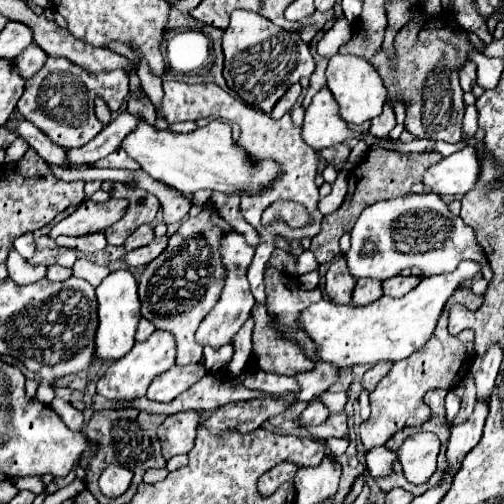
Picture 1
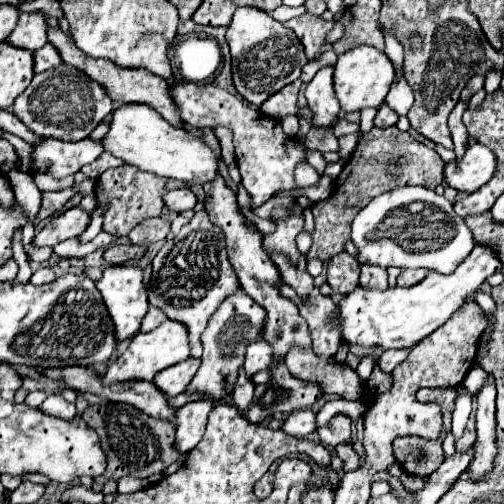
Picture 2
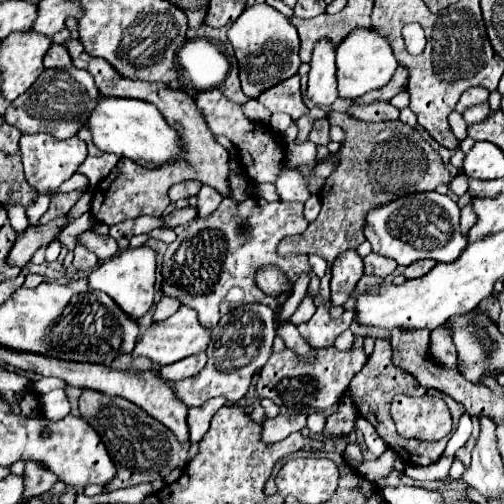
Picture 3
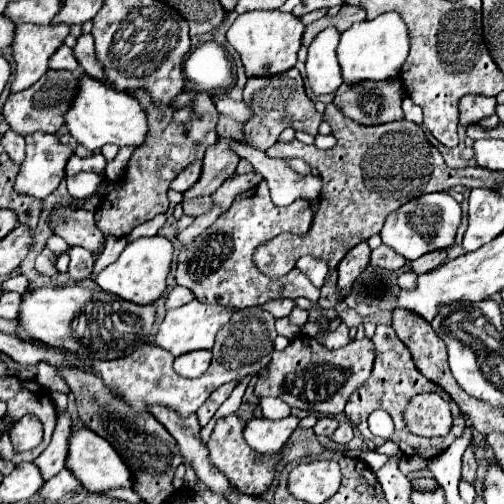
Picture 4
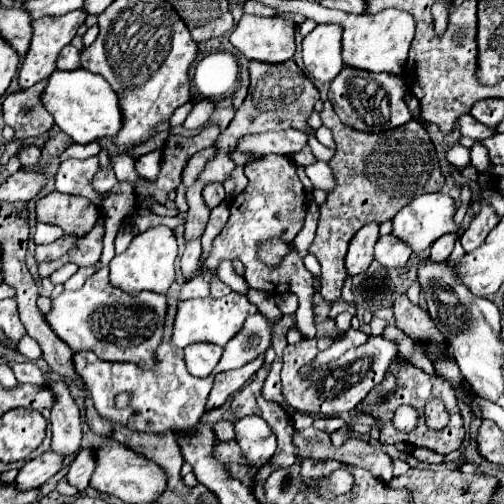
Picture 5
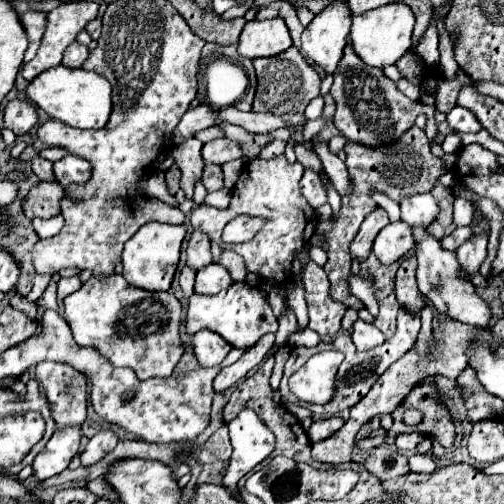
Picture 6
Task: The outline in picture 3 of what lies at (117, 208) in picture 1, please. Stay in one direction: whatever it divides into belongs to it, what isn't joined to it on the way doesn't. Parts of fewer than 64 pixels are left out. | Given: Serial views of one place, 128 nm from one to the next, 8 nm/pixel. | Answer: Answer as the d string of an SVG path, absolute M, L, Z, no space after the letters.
M58 218L58 220L52 220L44 226L28 226L22 234L16 236L12 250L6 256L6 264L8 266L20 266L20 268L26 266L30 262L30 258L34 256L34 252L42 244L48 244L58 236L58 232L64 228L64 224L66 224L66 220Z

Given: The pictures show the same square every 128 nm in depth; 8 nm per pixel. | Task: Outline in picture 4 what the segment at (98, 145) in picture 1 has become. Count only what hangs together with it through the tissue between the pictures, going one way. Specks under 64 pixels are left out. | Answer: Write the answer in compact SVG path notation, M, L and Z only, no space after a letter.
M36 132L26 136L26 160L22 162L14 184L16 192L46 198L64 178L64 166L72 154L72 148L60 144L52 134Z

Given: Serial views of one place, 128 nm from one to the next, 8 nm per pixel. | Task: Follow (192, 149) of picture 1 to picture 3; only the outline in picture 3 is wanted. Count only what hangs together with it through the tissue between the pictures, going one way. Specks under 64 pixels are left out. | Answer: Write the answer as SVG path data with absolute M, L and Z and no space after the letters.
M100 96L94 112L90 112L86 120L86 128L90 130L96 148L100 148L102 152L114 152L118 156L126 156L146 168L162 166L164 162L178 158L180 154L180 138L166 124L158 108L144 100Z

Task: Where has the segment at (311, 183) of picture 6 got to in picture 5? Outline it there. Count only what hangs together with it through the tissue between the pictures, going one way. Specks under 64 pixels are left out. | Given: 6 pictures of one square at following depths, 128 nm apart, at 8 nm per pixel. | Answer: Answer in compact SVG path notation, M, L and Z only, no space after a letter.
M280 130L264 132L264 134L254 134L254 136L242 136L238 140L240 152L252 156L252 158L262 158L267 154L282 154L290 156L300 152L308 144L308 136L300 130Z

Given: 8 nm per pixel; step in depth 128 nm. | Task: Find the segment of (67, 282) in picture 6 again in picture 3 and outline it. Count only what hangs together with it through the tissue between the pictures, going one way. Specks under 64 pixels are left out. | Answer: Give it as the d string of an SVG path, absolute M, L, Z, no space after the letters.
M76 244L76 248L74 248L74 258L72 258L72 266L74 266L78 272L88 272L88 270L92 270L92 268L98 266L98 258L96 258L92 252L88 252L84 246Z

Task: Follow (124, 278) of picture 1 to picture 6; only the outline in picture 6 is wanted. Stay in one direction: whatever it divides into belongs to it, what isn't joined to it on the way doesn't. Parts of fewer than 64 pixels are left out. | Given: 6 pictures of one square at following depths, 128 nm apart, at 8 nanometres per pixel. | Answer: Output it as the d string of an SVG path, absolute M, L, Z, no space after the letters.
M150 222L138 228L138 232L124 244L122 252L122 276L128 280L128 284L144 290L168 290L174 278L174 272L180 262L180 246L186 238L186 226L174 226L174 224L162 224L162 222Z

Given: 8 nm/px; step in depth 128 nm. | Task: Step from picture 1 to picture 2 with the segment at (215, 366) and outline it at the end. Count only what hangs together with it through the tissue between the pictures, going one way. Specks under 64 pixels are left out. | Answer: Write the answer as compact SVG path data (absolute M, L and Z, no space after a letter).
M258 340L252 346L246 346L246 356L244 362L244 369L246 376L252 378L256 372L268 370L272 362L272 344L266 340Z

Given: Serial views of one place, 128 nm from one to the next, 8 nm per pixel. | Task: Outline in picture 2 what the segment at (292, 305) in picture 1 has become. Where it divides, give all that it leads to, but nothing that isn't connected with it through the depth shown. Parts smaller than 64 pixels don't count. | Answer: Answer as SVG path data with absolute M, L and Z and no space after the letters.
M278 284L278 288L282 290L284 296L290 296L300 306L300 314L310 328L314 352L322 358L332 358L340 344L340 330L332 326L328 320L328 316L336 312L336 302L332 298L322 296L318 290L314 290L308 302L304 304L288 284Z

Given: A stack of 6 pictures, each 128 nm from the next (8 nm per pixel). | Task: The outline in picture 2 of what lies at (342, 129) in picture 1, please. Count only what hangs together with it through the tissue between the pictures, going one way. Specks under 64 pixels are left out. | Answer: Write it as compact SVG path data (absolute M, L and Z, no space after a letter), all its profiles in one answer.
M334 66L320 68L306 86L306 100L314 116L314 126L332 126L340 112L340 104L332 88L332 72Z

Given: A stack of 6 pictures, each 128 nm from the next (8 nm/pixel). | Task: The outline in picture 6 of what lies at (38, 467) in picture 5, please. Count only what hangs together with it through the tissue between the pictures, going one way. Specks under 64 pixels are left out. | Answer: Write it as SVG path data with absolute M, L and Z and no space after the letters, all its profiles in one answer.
M82 426L80 428L56 428L46 448L32 462L34 476L38 480L46 480L50 476L60 474L64 468L68 468L70 460L78 452L80 438L82 438Z

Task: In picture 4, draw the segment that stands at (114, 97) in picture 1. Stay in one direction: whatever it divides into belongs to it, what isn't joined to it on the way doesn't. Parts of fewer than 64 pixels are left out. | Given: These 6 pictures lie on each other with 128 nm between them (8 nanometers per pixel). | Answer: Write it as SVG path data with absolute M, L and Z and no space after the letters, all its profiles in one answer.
M48 70L36 84L32 84L28 90L10 94L4 104L4 120L10 124L10 128L20 134L28 136L34 132L46 132L54 134L62 124L62 114L66 112L72 96L76 94L76 74L68 70Z

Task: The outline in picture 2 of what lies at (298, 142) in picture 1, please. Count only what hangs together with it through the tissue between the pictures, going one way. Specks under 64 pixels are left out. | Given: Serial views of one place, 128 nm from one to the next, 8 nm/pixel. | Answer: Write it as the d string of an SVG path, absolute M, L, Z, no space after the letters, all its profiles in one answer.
M180 82L170 90L172 98L180 106L182 120L192 128L214 128L226 126L234 134L234 150L236 162L242 174L242 184L252 196L252 208L264 204L278 190L292 190L294 184L294 168L300 160L304 160L304 150L296 140L288 138L282 132L282 124L264 116L258 108L250 106L244 98L230 94L214 84L194 84Z

